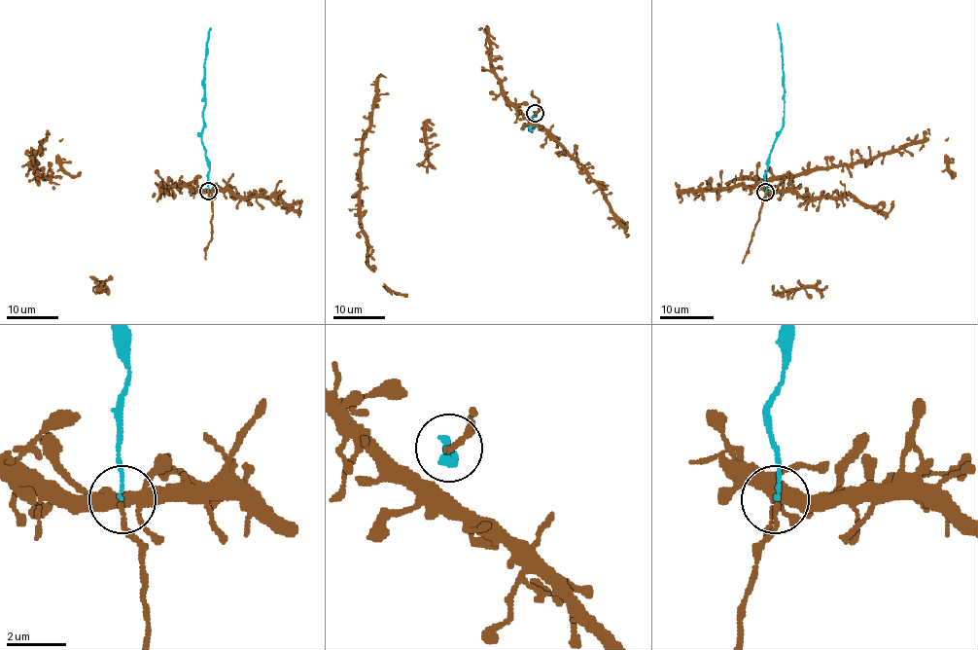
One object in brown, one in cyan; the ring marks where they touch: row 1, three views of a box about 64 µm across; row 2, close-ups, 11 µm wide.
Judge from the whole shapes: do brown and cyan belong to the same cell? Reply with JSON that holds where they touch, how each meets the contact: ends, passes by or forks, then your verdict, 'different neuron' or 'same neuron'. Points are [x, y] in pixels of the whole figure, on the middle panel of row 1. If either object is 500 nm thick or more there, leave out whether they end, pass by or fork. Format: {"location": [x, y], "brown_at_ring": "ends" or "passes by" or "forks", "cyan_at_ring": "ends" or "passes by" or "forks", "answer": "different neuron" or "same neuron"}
{"location": [535, 113], "brown_at_ring": "passes by", "cyan_at_ring": "ends", "answer": "same neuron"}

